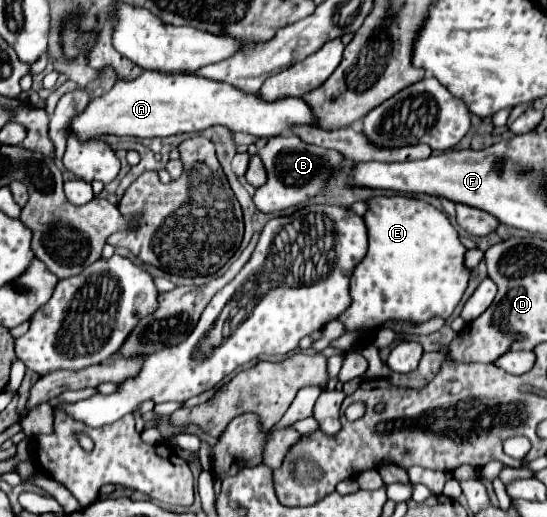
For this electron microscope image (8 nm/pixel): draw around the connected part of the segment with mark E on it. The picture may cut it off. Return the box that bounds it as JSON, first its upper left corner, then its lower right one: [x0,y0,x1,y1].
[337,195,471,347]

